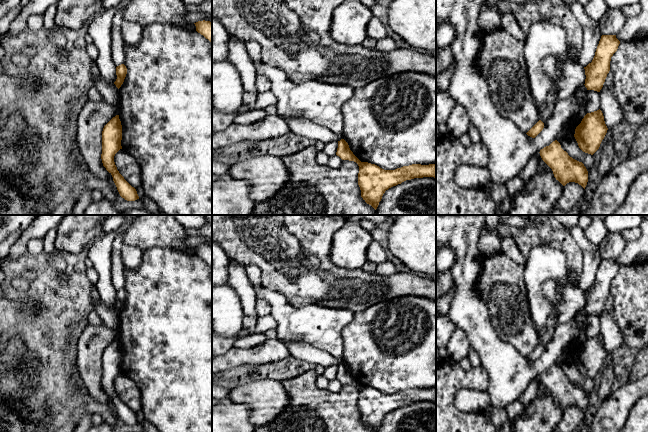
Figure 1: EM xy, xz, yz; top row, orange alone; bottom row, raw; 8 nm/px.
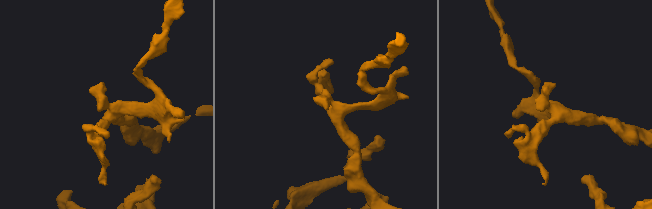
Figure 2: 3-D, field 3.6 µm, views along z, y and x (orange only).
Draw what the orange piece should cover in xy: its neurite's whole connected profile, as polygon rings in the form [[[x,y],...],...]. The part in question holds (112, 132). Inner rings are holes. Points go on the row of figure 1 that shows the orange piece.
[[[116,115],[103,128],[101,159],[103,166],[112,175],[120,196],[127,201],[135,201],[139,199],[136,189],[119,173],[114,162],[115,154],[122,149],[121,140],[122,125],[119,115]]]

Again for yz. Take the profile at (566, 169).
[[[555,140],[549,146],[540,150],[542,160],[552,169],[554,177],[563,186],[575,182],[584,189],[588,182],[588,171],[582,162],[568,155]]]

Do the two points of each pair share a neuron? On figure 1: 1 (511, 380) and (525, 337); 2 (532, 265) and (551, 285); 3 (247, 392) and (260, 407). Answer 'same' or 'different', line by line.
1: different
2: different
3: same

